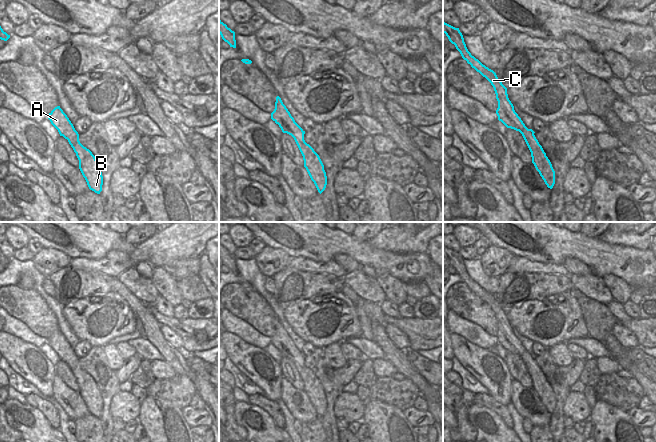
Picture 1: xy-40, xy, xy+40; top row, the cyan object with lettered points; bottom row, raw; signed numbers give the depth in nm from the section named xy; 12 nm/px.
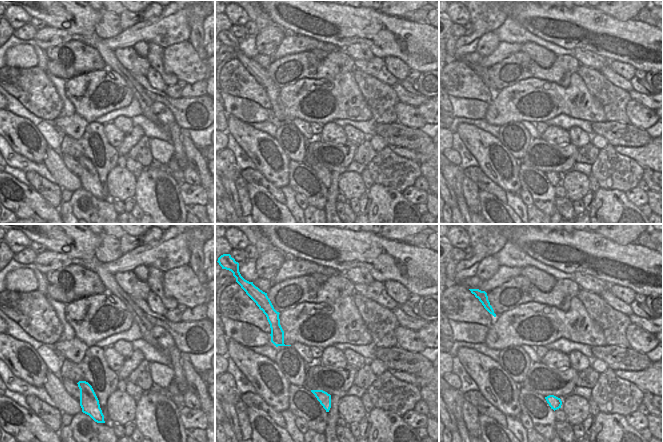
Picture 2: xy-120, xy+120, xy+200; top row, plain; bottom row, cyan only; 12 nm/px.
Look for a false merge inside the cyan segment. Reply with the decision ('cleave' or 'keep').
keep

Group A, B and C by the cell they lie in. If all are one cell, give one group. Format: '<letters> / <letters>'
A B C

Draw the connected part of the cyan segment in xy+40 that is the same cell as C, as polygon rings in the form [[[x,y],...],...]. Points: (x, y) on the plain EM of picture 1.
[[[443,244],[443,257],[445,257],[449,265],[455,269],[462,282],[491,307],[498,325],[498,332],[496,334],[498,344],[507,352],[514,353],[522,358],[531,376],[532,387],[547,411],[552,413],[555,408],[555,395],[552,388],[536,363],[534,359],[535,356],[532,353],[528,353],[515,336],[514,330],[508,322],[507,312],[498,303],[493,294],[483,289],[478,283],[471,279],[466,271],[463,259],[459,252],[455,252],[445,247]]]

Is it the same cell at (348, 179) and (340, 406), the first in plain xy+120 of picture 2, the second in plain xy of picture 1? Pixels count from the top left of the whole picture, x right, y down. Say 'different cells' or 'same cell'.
same cell

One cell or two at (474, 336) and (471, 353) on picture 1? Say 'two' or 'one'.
two

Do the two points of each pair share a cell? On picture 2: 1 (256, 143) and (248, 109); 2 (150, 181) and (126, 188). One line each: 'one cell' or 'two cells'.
1: two cells
2: two cells

